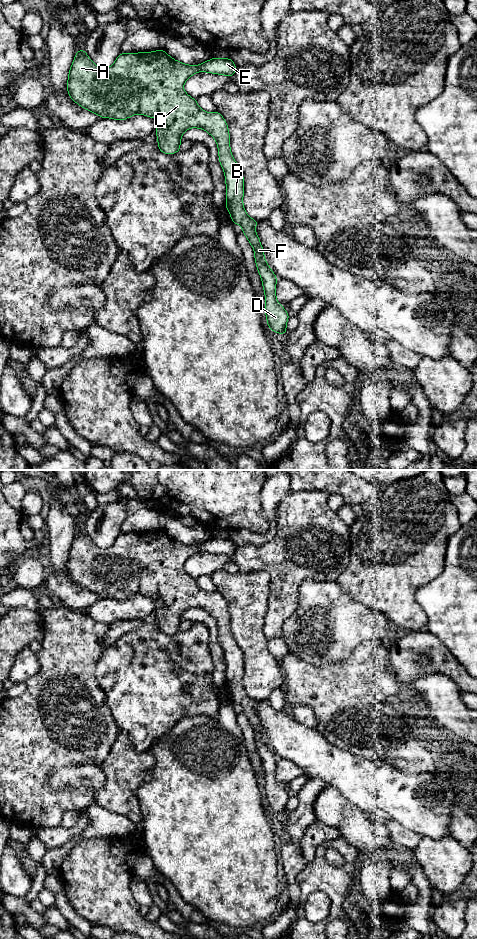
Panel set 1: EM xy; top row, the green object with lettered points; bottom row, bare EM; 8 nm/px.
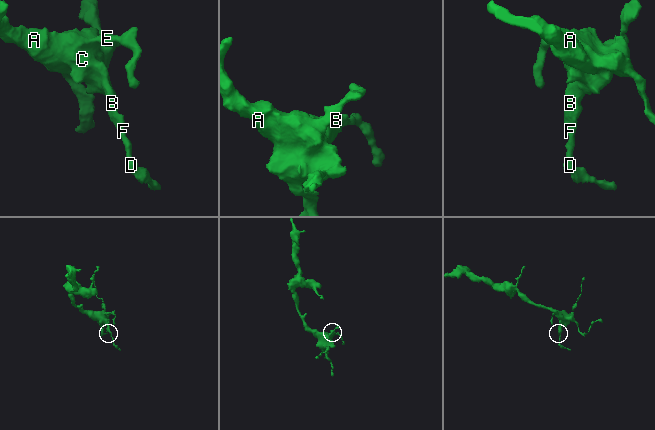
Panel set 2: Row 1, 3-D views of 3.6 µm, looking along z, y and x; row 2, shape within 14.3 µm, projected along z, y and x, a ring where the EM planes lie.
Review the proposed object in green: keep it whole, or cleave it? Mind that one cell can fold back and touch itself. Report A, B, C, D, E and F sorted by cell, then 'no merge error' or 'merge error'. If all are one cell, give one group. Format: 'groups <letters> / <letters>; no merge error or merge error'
groups A B C D E F; no merge error

